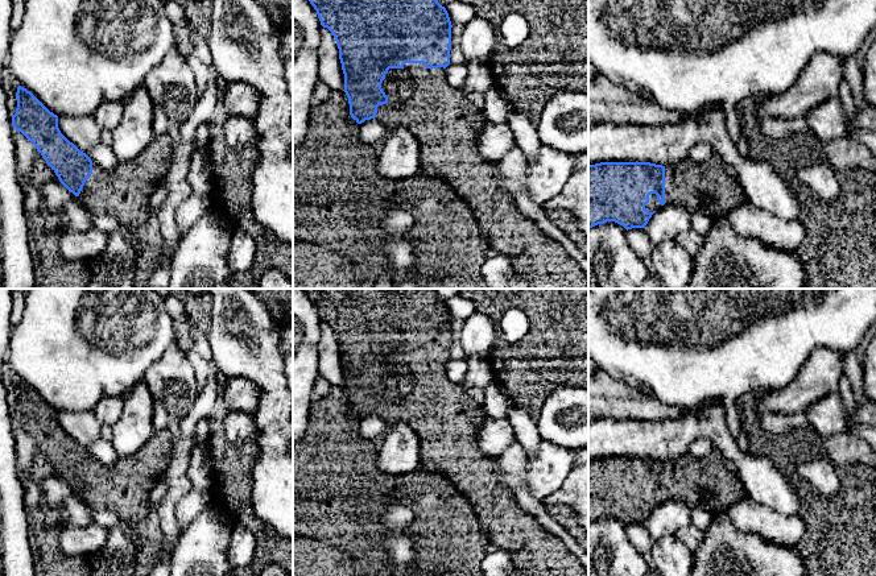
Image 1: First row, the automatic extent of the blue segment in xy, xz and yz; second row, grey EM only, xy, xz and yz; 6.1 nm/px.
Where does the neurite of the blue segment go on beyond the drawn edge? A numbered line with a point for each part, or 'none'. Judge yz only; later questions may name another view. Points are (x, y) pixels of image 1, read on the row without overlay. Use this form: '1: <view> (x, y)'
1: yz (686, 479)

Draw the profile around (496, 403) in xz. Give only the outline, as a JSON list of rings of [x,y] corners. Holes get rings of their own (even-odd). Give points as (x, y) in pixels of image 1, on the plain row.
[[[496,381],[484,388],[482,409],[487,417],[493,419],[505,419],[512,406],[511,399]]]

